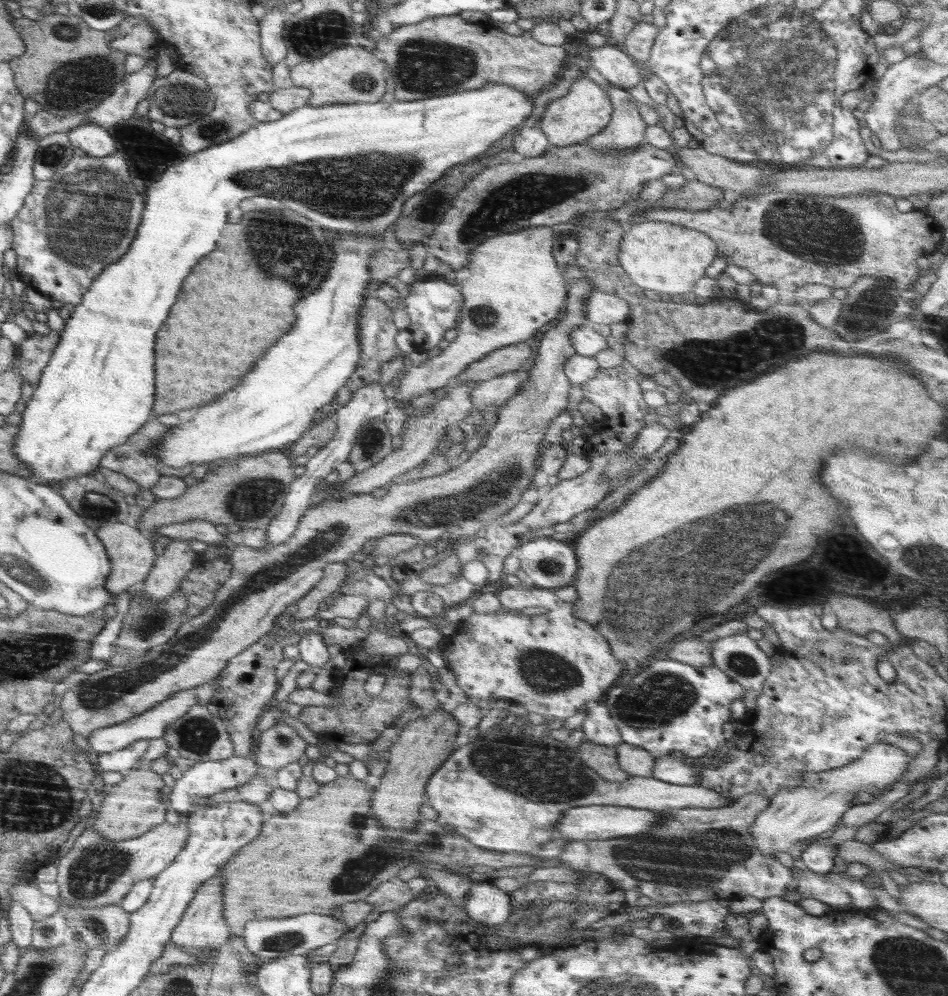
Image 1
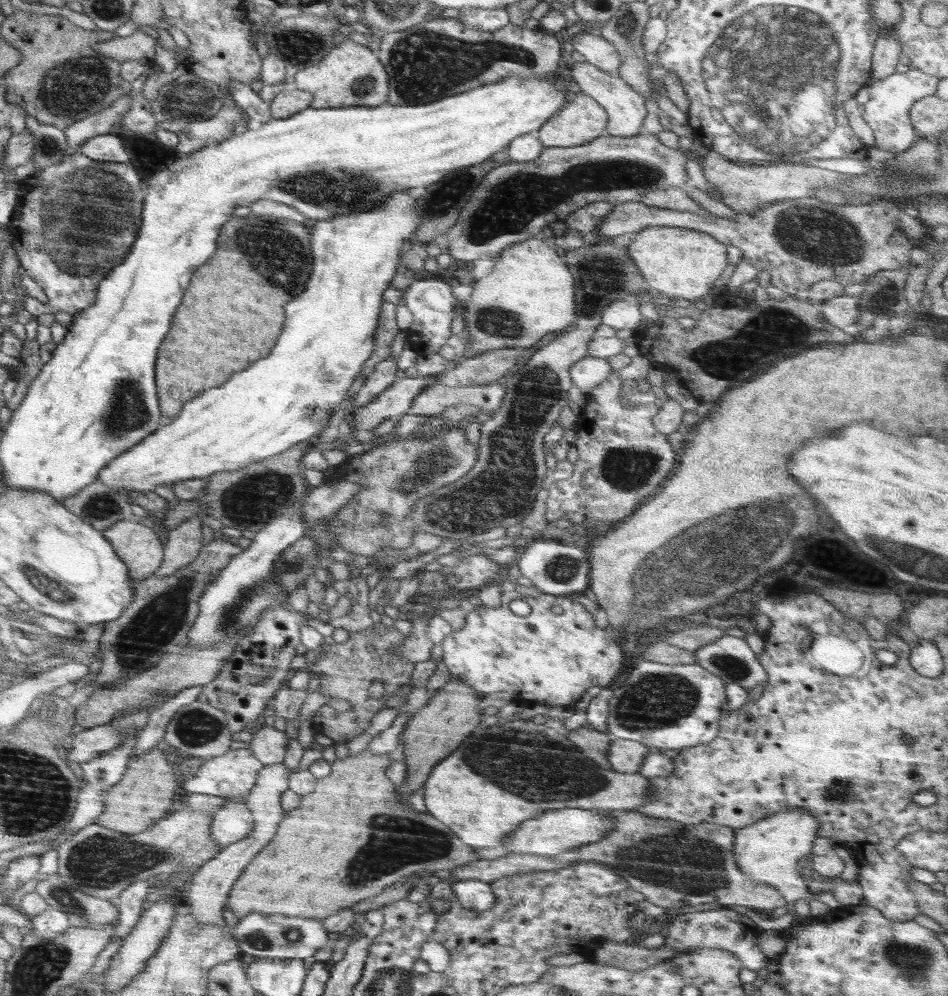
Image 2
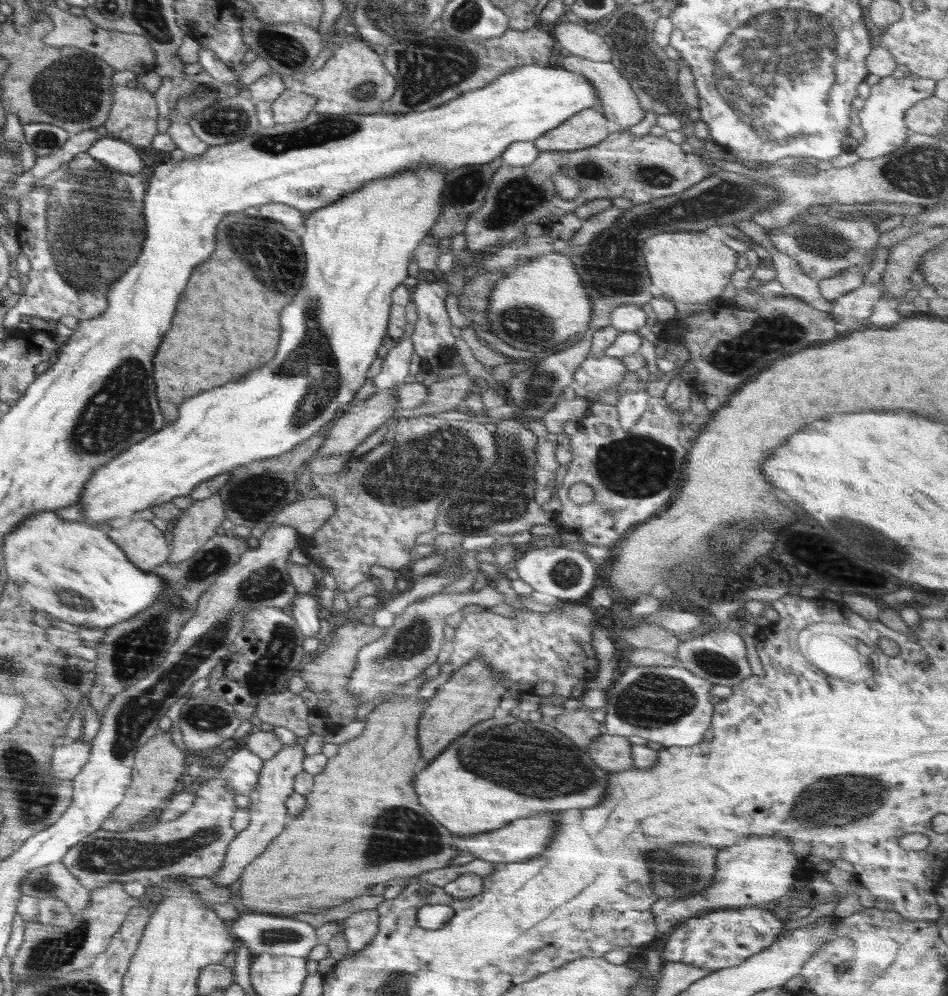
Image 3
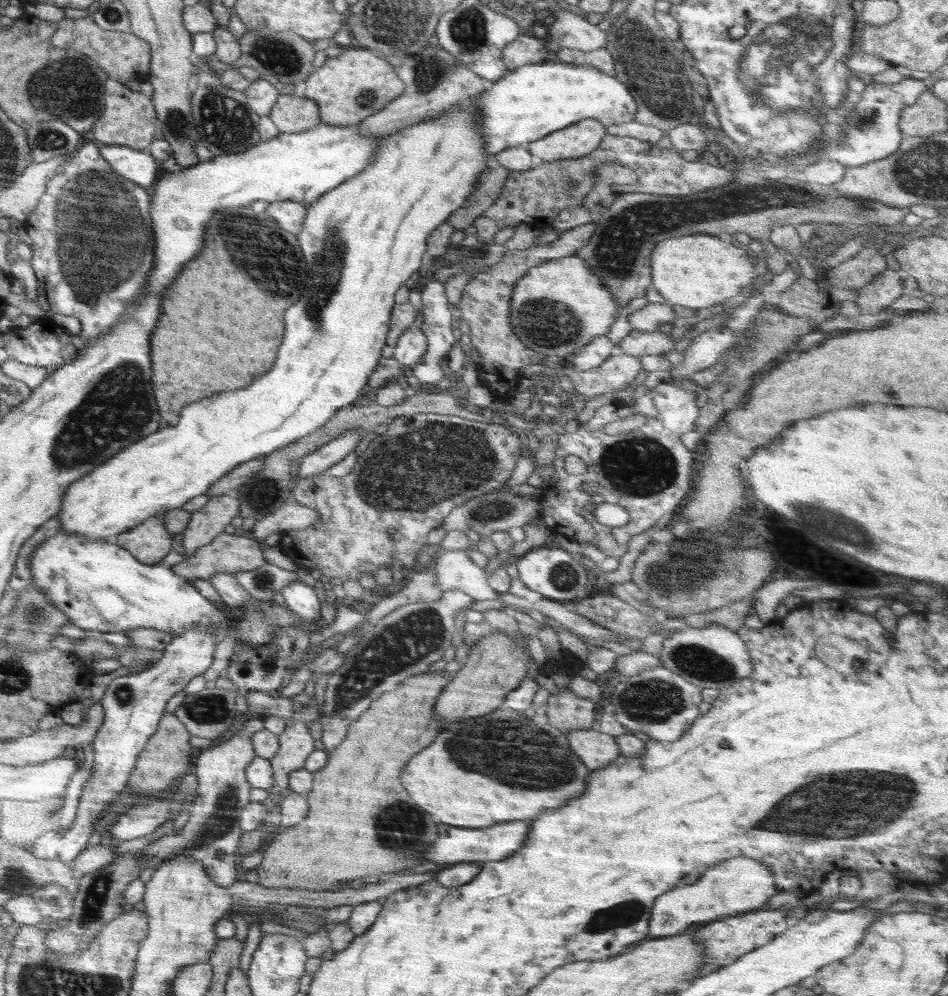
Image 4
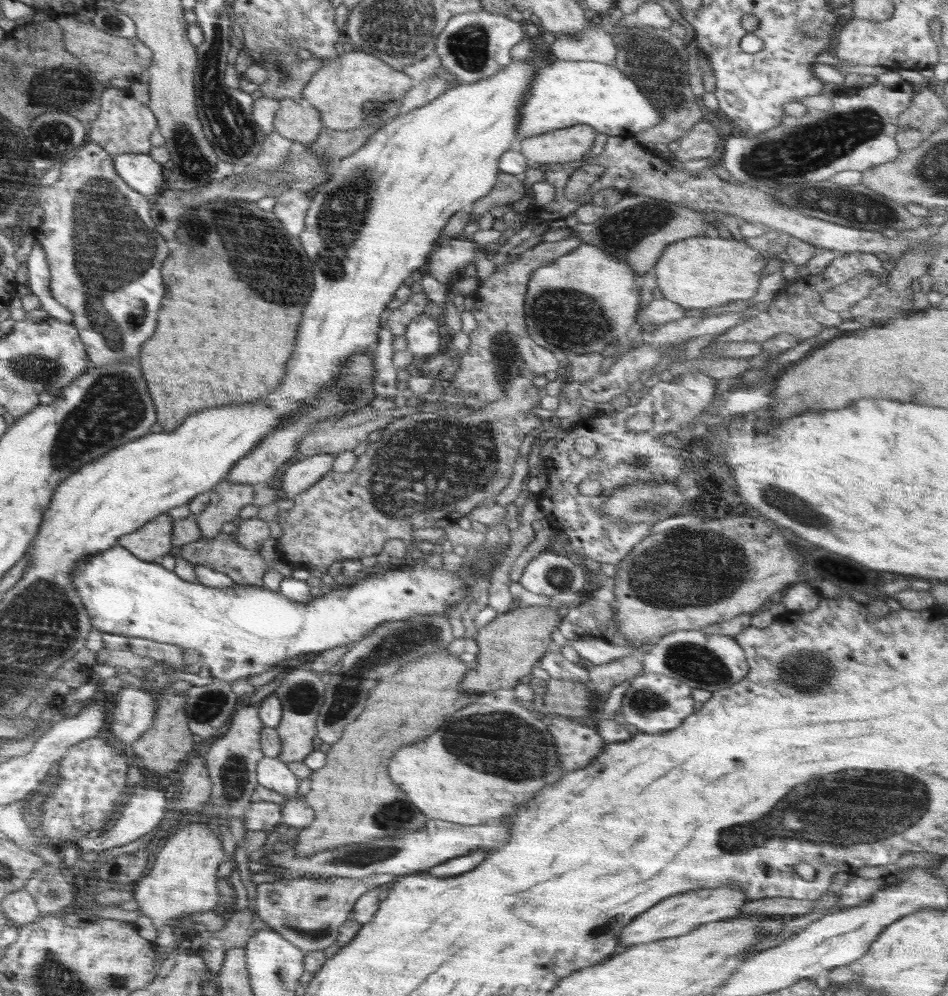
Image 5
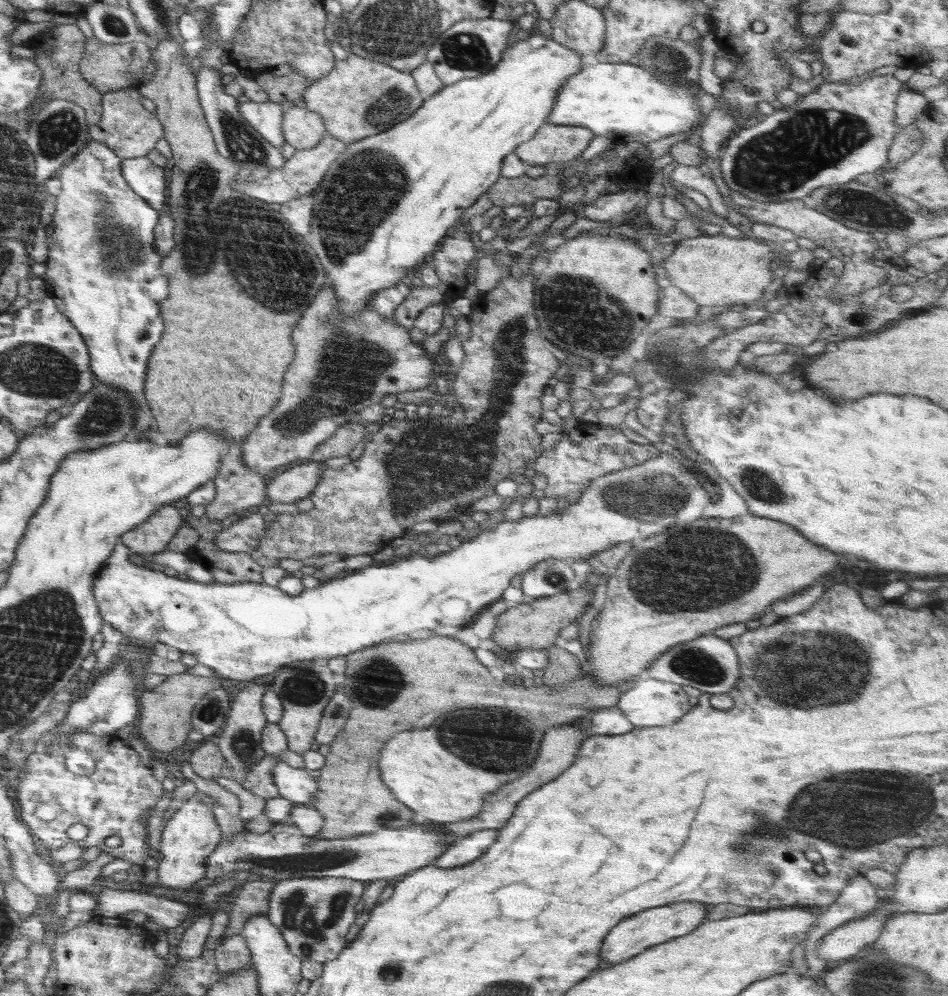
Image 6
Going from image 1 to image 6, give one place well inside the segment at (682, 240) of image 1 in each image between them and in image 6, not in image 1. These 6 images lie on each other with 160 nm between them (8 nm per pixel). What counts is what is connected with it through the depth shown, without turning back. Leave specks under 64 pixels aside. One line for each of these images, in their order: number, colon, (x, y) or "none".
2: (682, 263)
3: (689, 267)
4: (695, 271)
5: (700, 272)
6: (714, 270)

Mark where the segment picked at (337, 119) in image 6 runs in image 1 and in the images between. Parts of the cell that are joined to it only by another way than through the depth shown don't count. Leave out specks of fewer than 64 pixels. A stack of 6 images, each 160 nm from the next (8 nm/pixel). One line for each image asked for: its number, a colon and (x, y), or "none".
1: (350, 73)
2: (350, 75)
3: (353, 81)
4: (355, 85)
5: (356, 89)

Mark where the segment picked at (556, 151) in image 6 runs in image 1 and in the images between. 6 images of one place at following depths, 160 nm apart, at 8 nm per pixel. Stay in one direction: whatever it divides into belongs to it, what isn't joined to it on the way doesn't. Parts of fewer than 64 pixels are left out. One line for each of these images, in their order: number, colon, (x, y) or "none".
1: (586, 109)
2: (581, 120)
3: (585, 129)
4: (575, 141)
5: (570, 144)

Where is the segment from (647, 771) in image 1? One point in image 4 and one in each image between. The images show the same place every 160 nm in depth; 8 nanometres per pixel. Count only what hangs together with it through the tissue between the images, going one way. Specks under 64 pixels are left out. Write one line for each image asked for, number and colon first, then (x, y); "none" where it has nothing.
2: (626, 756)
3: (613, 753)
4: (595, 749)

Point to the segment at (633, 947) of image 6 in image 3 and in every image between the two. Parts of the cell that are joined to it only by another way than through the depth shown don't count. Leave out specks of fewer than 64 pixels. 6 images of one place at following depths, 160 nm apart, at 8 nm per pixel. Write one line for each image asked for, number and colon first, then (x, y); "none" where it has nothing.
3: (758, 870)
4: (738, 885)
5: (680, 915)

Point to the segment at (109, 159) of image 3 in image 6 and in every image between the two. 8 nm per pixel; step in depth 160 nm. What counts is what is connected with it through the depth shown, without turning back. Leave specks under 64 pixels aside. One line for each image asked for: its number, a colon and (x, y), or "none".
4: (140, 167)
5: (143, 174)
6: (149, 181)

